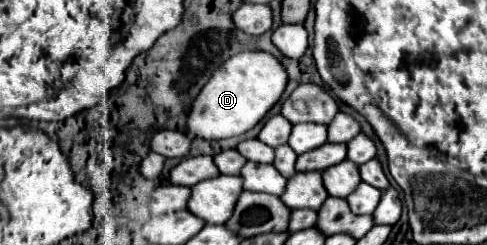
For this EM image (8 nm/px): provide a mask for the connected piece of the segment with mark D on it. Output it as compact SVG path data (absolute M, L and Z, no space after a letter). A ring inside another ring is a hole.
M244 51L224 61L192 103L186 133L190 137L226 139L256 127L278 103L288 83L286 67L268 51Z

